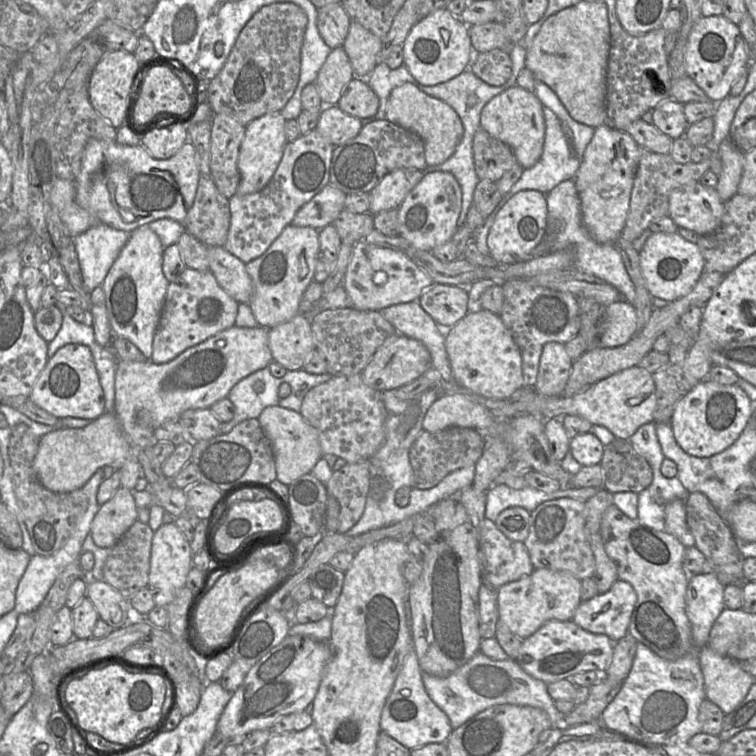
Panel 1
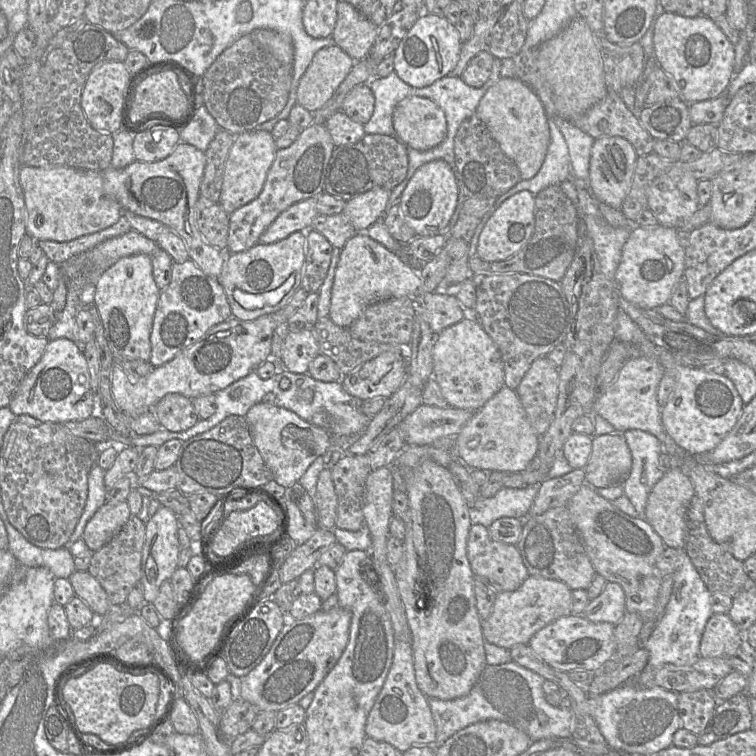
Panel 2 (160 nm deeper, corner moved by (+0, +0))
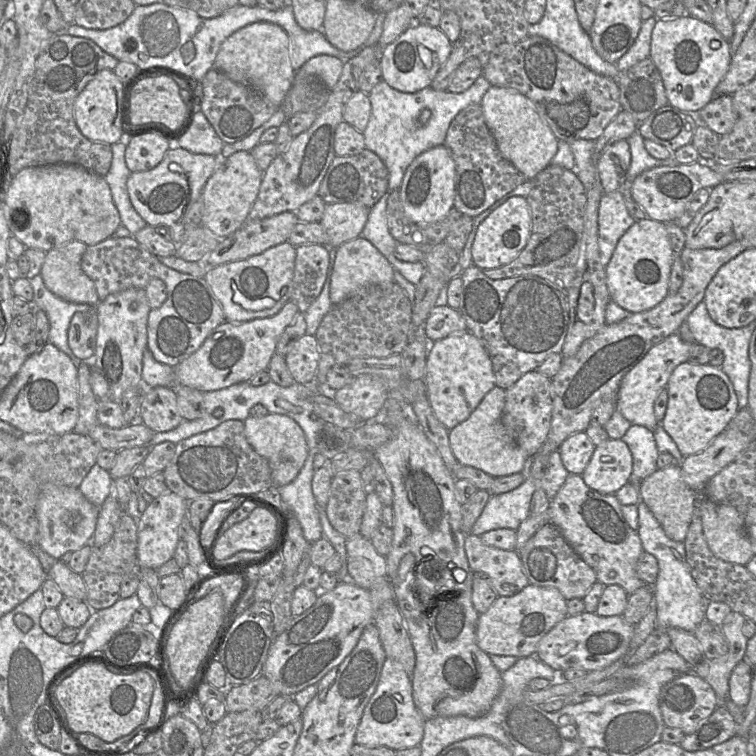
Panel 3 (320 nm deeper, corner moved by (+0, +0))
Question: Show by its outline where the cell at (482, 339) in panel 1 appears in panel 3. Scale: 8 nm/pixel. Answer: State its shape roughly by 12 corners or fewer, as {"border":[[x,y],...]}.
{"border":[[469,330],[433,342],[423,379],[448,430],[495,386]]}

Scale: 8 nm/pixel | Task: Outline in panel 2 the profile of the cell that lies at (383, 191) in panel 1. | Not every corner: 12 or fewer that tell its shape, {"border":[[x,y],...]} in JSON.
{"border":[[374,188],[346,202],[342,212],[365,232],[385,212],[389,190]]}

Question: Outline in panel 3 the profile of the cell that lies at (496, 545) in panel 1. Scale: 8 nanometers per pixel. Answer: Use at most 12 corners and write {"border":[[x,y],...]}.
{"border":[[472,533],[464,550],[472,572],[498,596],[529,584],[516,550],[488,546]]}

